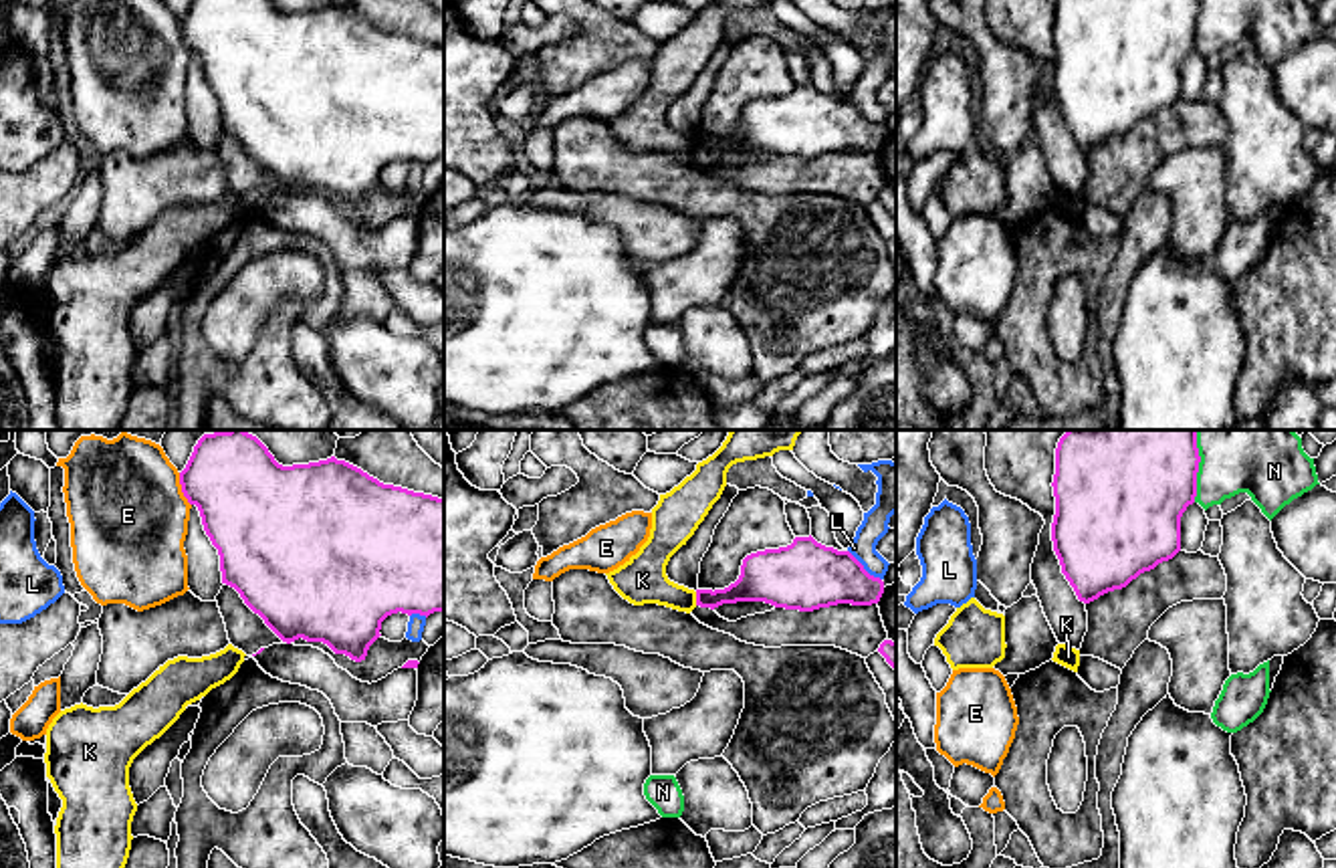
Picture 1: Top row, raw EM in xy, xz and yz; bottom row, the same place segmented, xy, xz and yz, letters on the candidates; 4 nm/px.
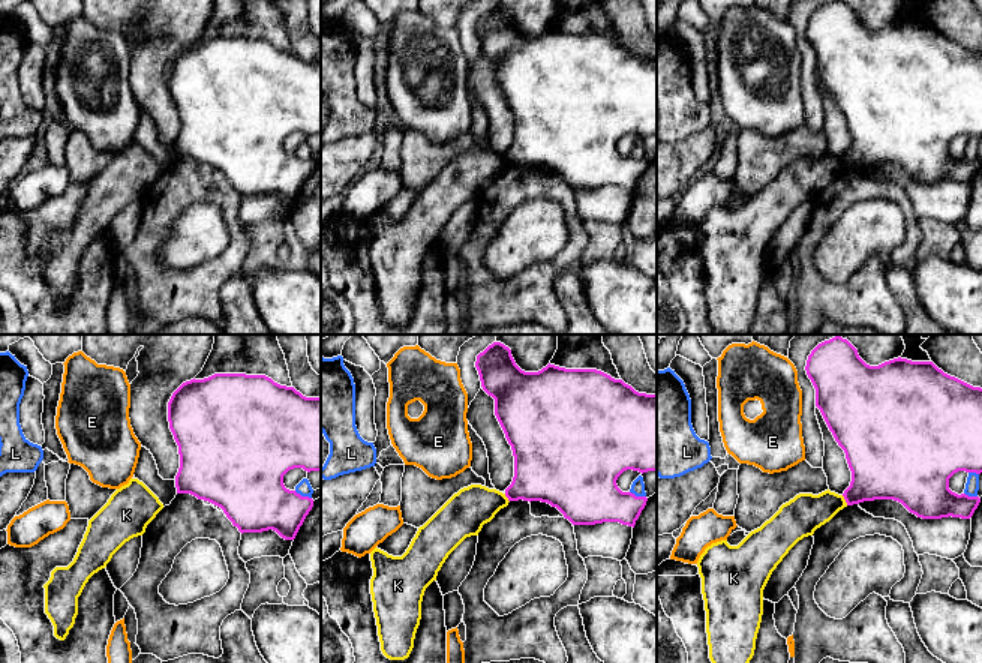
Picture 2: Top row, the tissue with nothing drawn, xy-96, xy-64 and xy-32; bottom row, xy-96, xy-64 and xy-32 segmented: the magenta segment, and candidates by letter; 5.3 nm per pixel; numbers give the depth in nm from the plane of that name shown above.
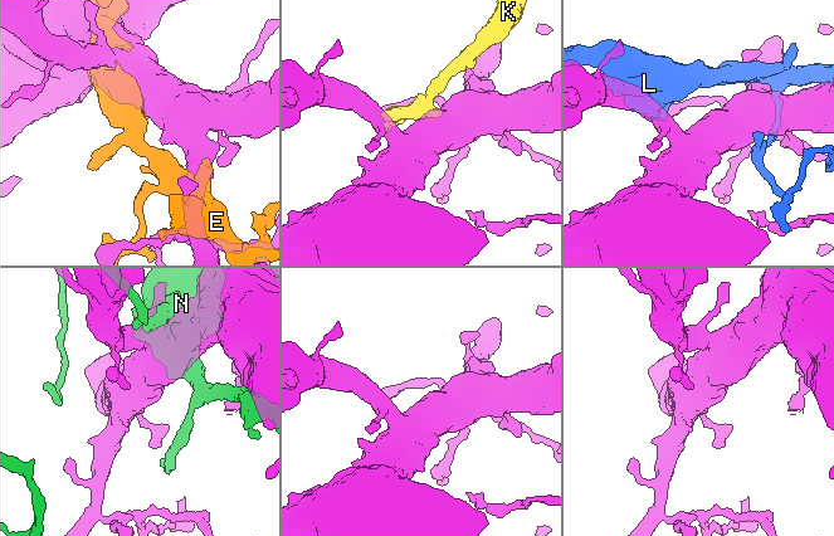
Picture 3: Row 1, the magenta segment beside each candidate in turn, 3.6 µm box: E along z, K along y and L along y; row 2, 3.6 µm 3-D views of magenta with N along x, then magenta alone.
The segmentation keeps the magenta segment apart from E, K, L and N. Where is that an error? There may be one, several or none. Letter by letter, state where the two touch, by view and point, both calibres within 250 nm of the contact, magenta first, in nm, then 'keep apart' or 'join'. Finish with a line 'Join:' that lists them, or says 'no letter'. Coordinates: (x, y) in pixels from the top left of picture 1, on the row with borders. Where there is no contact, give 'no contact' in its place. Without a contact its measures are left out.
E: xy (182, 489) | 380/460 nm | keep apart
K: xz (697, 598) | 160/190 nm | keep apart
L: xz (862, 568) | 280/110 nm | keep apart
N: yz (1197, 467) | 500/380 nm | keep apart
Join: no letter

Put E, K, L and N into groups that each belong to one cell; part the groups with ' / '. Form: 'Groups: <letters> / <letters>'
Groups: E / K / L / N

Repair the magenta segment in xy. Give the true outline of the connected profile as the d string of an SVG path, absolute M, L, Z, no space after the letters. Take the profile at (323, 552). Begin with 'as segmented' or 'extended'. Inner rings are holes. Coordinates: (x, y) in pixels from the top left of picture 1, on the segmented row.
as segmented | M246 430L204 434L194 446L186 468L180 472L180 484L188 503L198 507L204 531L218 549L222 583L234 587L244 604L287 644L299 638L323 642L335 654L345 654L351 660L361 662L365 660L369 646L381 636L381 622L387 616L402 612L428 618L434 612L444 612L444 499L383 484L361 468L337 460L335 456L309 464L283 466L268 448Z

